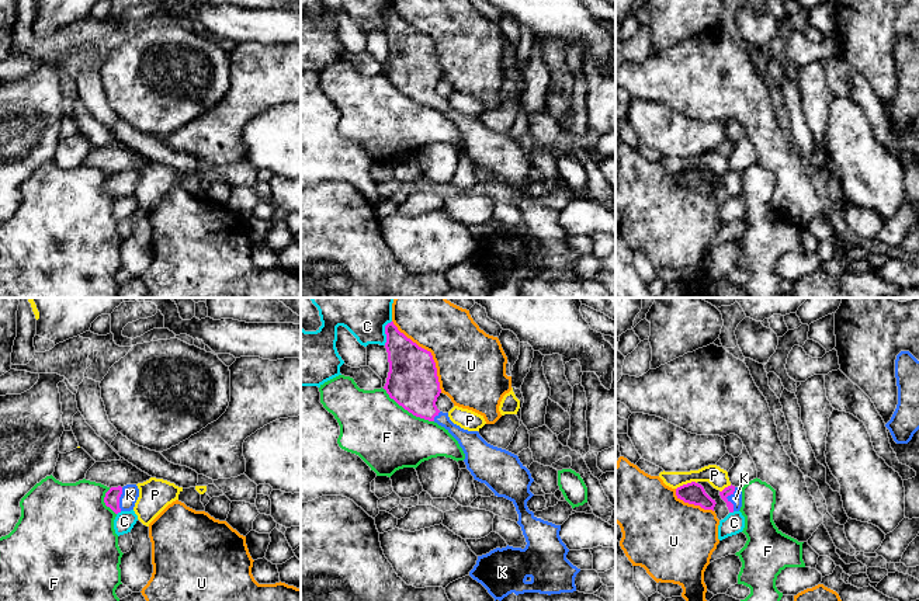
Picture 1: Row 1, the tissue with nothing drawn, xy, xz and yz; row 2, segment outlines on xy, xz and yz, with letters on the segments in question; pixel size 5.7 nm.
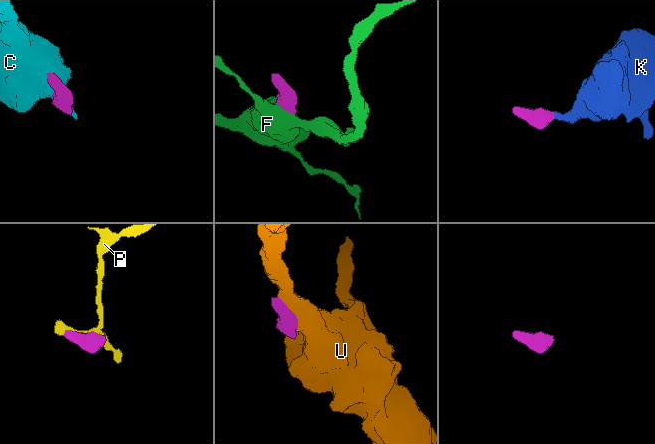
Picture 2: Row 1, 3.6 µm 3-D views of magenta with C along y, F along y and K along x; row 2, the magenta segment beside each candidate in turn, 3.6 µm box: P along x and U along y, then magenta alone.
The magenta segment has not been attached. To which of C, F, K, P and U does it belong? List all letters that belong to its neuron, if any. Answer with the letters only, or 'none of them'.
K

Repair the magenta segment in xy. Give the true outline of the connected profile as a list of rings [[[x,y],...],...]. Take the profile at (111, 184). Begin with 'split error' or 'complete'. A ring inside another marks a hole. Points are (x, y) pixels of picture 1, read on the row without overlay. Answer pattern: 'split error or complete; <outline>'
split error; [[[126,170],[124,173],[111,173],[104,183],[104,188],[115,199],[121,197],[131,197],[139,183],[139,174],[136,170]]]

